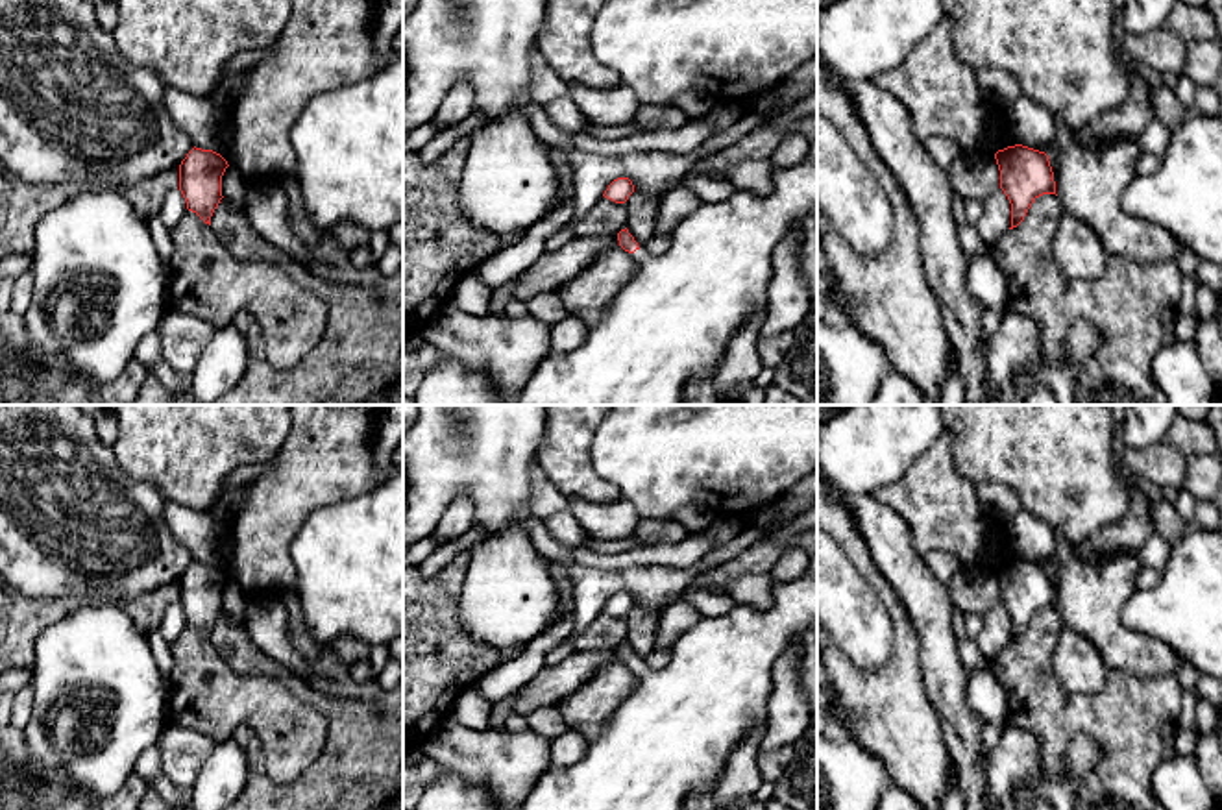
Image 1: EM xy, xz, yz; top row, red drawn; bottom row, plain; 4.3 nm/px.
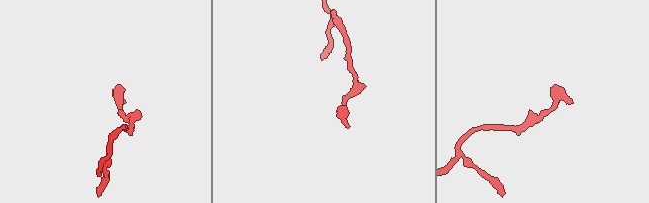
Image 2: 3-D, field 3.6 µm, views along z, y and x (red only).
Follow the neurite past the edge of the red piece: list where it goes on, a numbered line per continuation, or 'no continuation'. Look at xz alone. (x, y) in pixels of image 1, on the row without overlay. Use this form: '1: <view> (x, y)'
1: xz (672, 738)

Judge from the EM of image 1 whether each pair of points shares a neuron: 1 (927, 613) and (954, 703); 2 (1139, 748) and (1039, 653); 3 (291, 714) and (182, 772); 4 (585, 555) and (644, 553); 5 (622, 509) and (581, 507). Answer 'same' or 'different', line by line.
1: same
2: same
3: different
4: same
5: same

